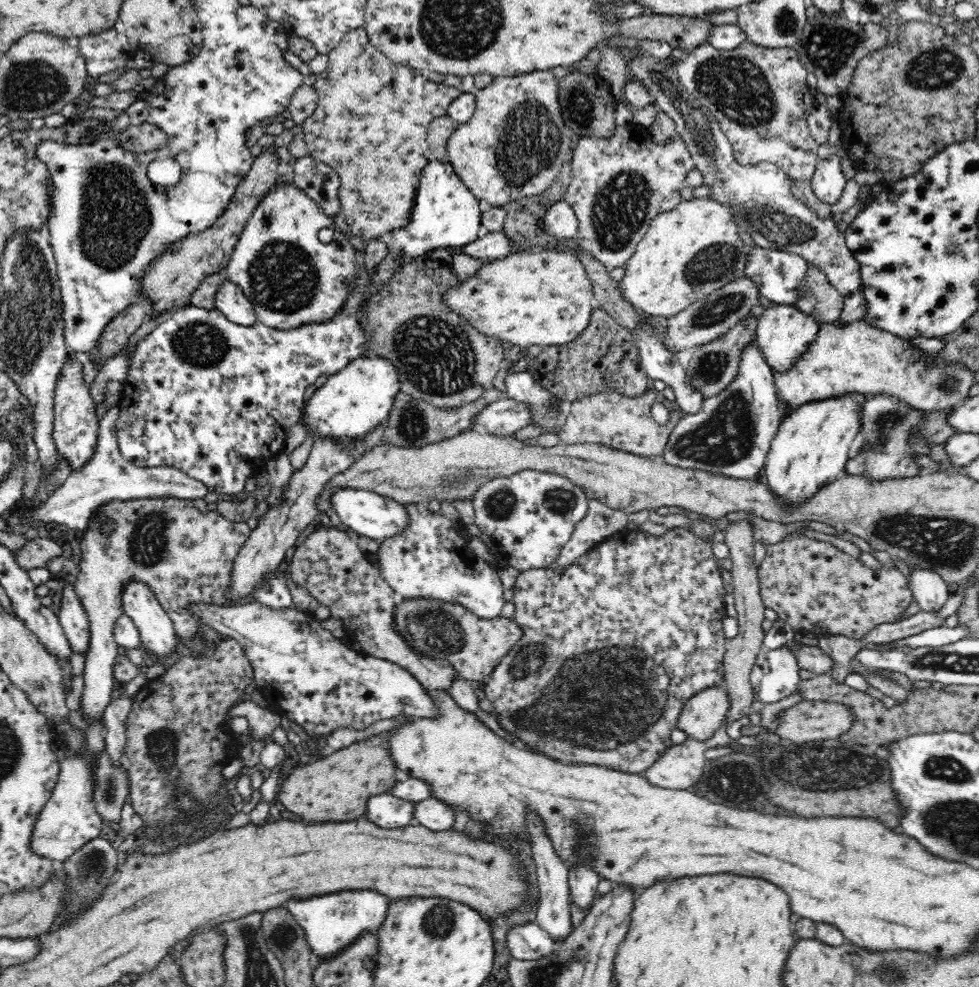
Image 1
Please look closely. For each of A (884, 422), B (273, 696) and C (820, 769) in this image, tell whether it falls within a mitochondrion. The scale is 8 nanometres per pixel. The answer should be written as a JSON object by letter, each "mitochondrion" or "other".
{"A":"mitochondrion","B":"other","C":"mitochondrion"}

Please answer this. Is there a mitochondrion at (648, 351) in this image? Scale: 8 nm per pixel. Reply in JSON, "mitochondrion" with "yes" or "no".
{"mitochondrion":"no"}

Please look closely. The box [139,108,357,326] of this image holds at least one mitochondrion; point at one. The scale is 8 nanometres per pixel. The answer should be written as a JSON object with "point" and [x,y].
{"point":[283,277]}

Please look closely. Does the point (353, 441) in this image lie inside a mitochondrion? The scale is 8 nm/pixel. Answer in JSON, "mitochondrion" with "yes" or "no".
{"mitochondrion":"no"}

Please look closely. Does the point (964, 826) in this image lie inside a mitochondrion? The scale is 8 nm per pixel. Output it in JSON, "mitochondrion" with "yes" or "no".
{"mitochondrion":"yes"}

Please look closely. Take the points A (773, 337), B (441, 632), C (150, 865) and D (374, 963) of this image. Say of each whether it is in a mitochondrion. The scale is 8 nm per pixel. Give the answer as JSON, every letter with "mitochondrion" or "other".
{"A":"other","B":"mitochondrion","C":"other","D":"other"}

